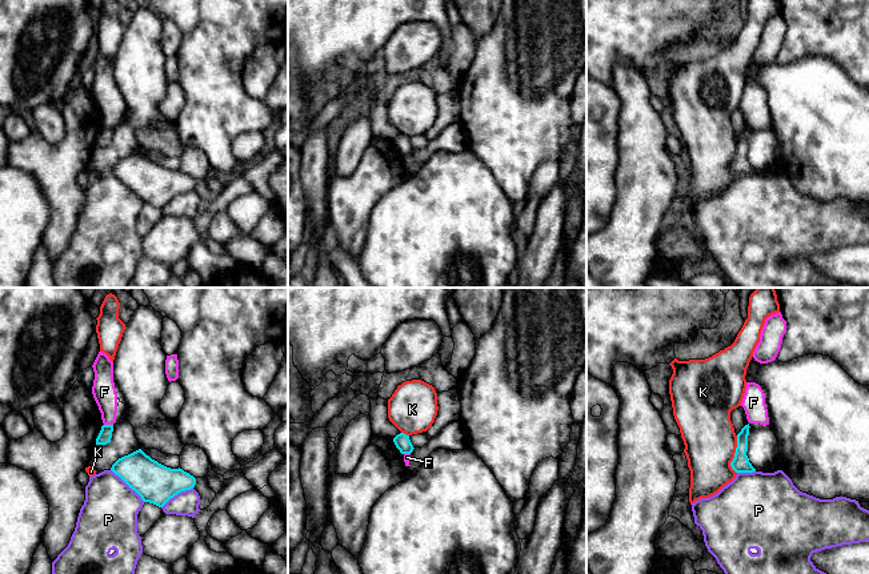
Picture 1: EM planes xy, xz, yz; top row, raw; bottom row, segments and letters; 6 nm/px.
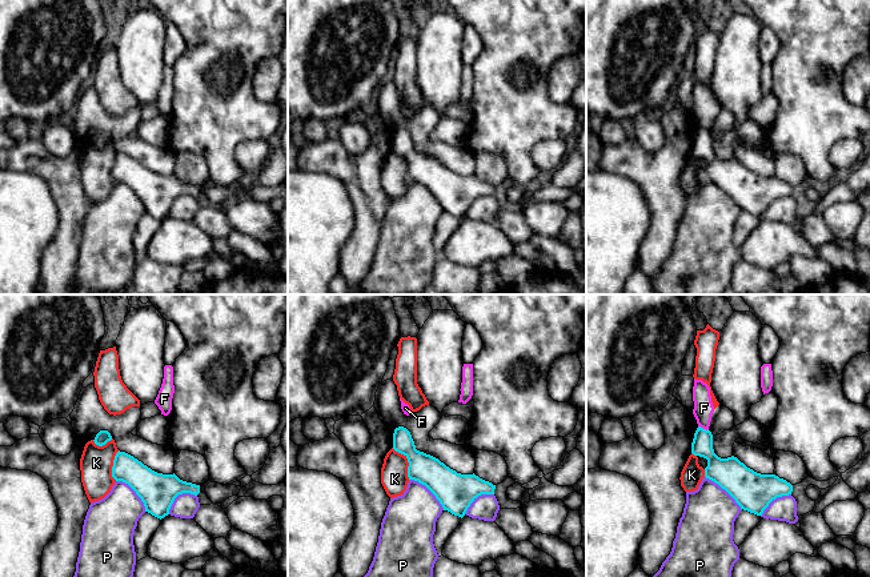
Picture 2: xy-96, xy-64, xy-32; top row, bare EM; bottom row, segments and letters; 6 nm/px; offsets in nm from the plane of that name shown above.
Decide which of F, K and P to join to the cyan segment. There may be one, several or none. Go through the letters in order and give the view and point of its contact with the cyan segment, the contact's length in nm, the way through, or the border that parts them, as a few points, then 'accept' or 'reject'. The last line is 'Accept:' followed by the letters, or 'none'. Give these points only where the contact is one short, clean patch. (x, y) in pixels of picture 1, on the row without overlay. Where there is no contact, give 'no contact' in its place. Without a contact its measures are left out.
F: xy (108, 127) | 60 nm | along xy (104, 125), (112, 127) | reject
K: yz (735, 156) | 240 nm | along yz (737, 137), (737, 148), (731, 164), (731, 169), (736, 175) | reject
P: xy (128, 187) | 280 nm | reject
Accept: none

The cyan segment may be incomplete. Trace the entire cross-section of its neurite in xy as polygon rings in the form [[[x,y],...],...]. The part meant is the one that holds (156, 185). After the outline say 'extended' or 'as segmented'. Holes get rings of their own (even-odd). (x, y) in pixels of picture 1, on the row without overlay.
[[[141,150],[119,160],[111,169],[144,204],[163,209],[181,193],[191,192],[196,180],[183,170],[171,170]]] | as segmented

